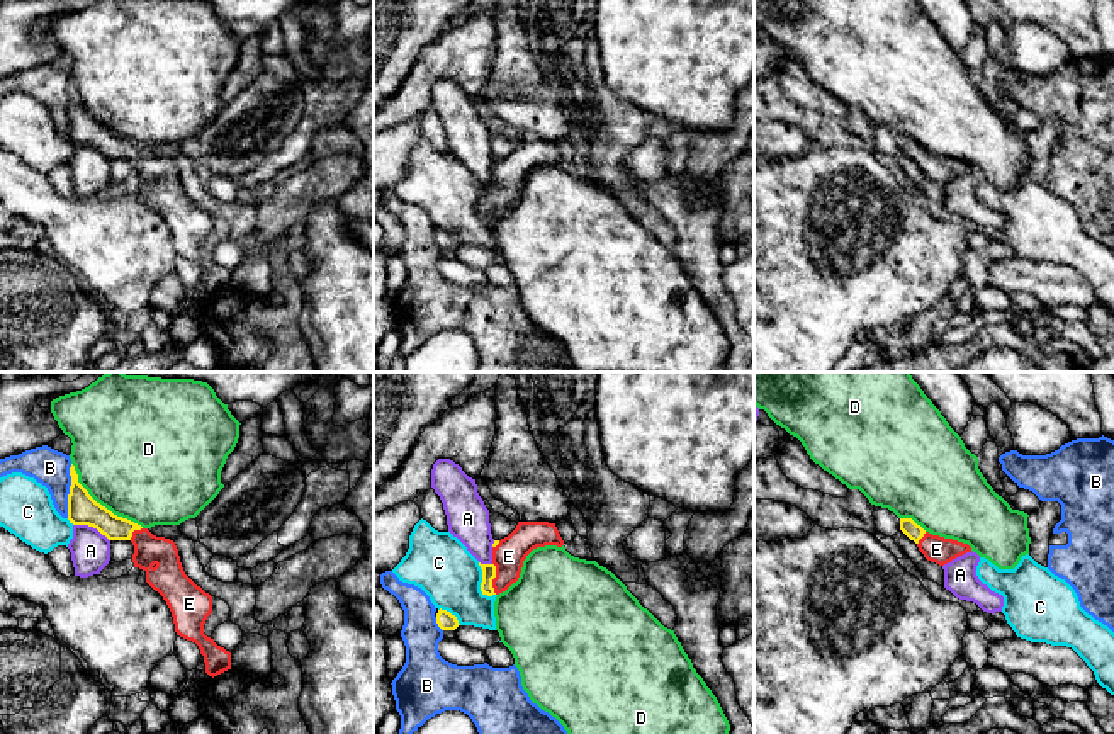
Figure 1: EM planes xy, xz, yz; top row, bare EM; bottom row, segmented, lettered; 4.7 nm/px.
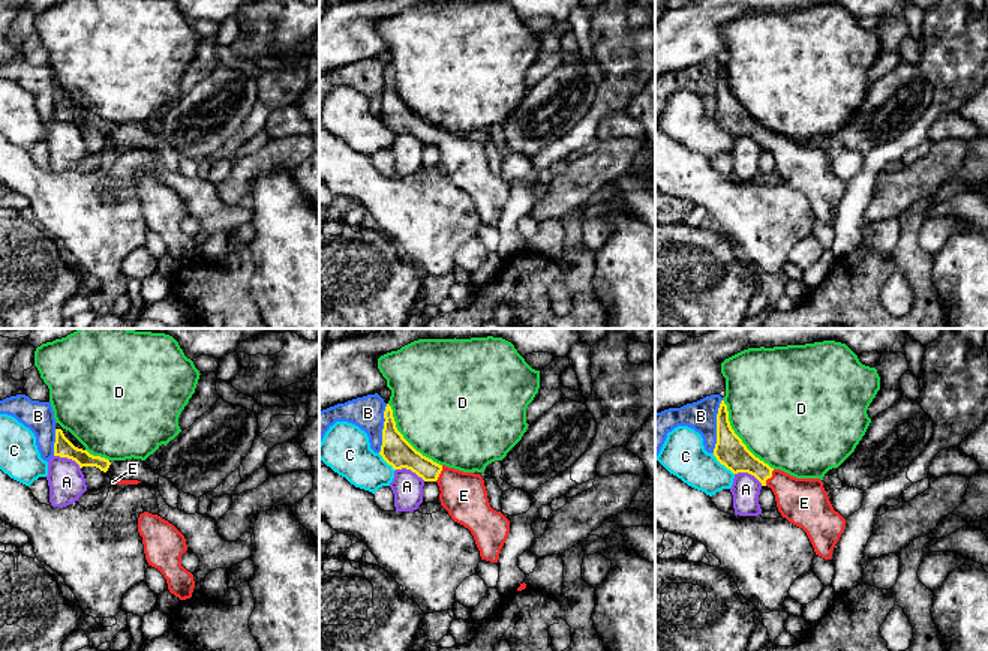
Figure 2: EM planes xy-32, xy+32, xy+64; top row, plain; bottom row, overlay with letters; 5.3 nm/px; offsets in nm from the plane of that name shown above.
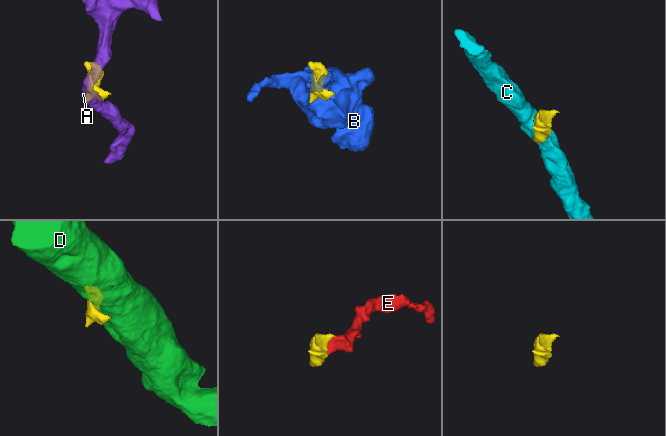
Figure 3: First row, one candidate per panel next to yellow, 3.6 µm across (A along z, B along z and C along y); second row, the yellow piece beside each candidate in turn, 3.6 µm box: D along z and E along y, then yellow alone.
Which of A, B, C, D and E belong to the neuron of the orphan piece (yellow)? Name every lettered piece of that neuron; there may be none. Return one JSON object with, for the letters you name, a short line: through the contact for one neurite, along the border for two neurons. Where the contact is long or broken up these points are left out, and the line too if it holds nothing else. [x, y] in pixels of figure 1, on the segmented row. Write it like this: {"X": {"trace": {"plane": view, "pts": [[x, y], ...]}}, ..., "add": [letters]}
{"E": {"trace": {"plane": "xz", "pts": [[488, 570], [495, 576], [506, 564], [508, 556]]}}, "add": ["E"]}

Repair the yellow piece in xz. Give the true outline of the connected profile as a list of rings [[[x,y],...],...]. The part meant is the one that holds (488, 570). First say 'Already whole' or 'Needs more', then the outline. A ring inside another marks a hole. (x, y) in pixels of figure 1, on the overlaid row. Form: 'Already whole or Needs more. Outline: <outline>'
Needs more. Outline: [[[518,522],[516,528],[508,537],[494,540],[492,562],[479,562],[482,569],[482,595],[492,596],[506,591],[518,581],[526,556],[533,549],[545,545],[564,545],[555,523]]]

